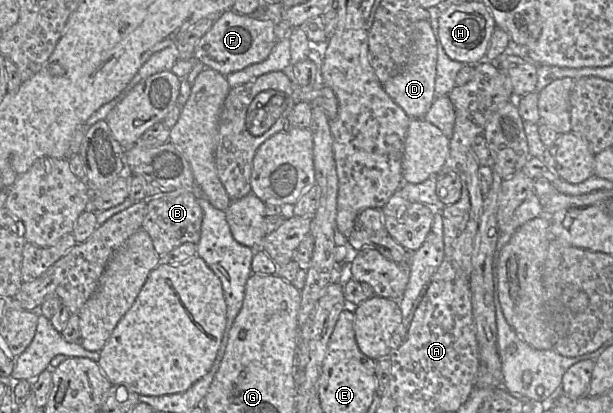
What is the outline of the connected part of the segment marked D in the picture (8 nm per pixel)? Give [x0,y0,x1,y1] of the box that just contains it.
[383,21,438,119]

